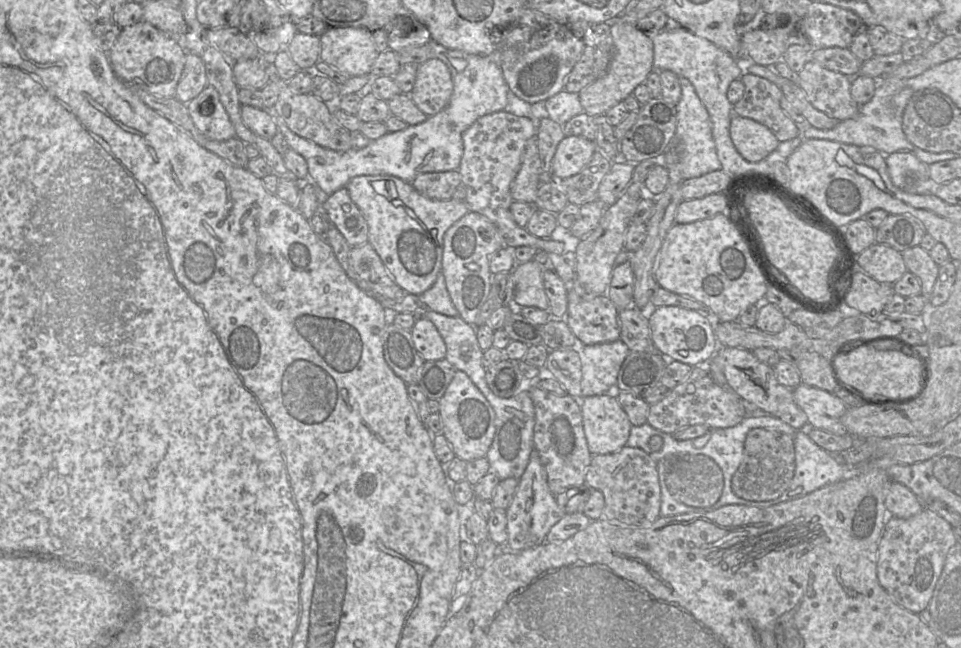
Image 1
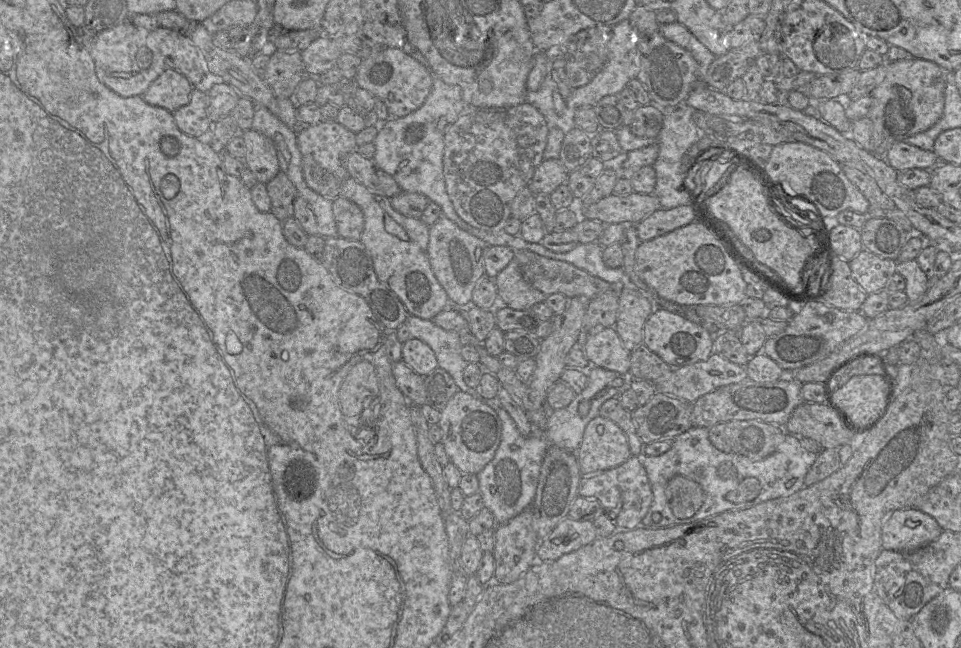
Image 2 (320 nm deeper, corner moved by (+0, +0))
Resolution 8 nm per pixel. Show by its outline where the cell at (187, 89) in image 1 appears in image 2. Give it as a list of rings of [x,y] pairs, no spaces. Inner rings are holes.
[[[166,68],[142,97],[148,104],[164,108],[173,114],[189,103],[194,88],[184,75]]]

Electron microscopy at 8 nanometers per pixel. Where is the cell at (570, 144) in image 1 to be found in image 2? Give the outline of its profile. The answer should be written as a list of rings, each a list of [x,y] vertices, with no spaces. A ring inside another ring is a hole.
[[[559,159],[543,160],[536,168],[527,187],[535,196],[550,195],[560,185],[567,184],[569,174]]]

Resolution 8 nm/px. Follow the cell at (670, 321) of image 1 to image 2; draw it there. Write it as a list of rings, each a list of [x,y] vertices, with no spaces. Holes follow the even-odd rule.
[[[695,307],[679,311],[655,308],[645,322],[643,343],[672,368],[705,361],[713,353],[713,335],[695,313]]]

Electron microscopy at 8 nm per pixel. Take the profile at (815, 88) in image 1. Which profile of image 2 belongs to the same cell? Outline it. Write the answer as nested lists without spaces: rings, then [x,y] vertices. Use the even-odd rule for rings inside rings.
[[[899,141],[887,151],[885,160],[896,171],[904,171],[912,168],[930,170],[937,165],[939,158],[934,151],[923,150],[907,142]]]

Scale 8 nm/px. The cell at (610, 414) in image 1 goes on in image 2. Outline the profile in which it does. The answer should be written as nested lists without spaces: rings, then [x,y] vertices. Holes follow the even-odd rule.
[[[600,415],[586,426],[577,450],[582,475],[615,468],[631,456],[623,430],[612,420]]]

